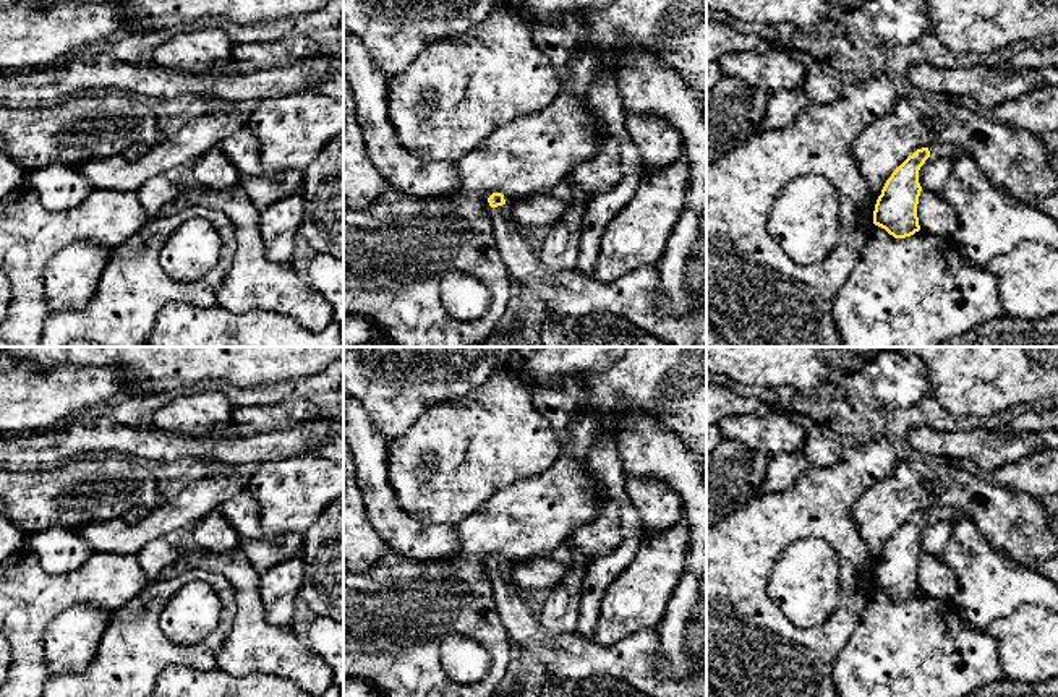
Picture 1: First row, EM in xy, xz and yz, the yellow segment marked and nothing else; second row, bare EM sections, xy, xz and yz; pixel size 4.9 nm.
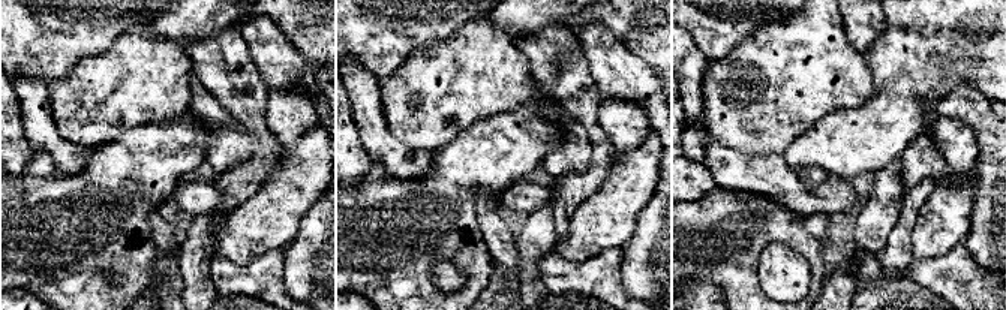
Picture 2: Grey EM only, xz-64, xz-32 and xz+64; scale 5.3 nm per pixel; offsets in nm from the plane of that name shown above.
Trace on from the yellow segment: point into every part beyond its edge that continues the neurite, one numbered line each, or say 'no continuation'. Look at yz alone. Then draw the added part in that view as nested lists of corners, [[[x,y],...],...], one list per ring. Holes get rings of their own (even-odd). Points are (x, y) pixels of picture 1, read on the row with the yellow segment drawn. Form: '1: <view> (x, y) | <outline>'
1: yz (953, 151) | [[[935,144],[928,151],[930,157],[951,157],[953,160],[966,156],[966,151],[956,144]]]

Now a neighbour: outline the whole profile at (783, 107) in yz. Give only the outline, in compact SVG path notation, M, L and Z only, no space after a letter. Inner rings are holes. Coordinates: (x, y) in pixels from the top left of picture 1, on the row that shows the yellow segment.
M804 86L770 94L768 110L760 130L776 130L791 123L810 104L810 97Z

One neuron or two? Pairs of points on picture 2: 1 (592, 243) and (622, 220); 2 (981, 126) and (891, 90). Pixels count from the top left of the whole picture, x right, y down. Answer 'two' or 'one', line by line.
1: one
2: two

